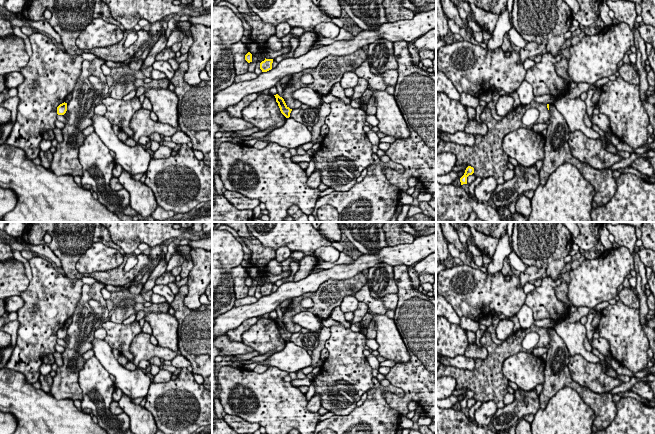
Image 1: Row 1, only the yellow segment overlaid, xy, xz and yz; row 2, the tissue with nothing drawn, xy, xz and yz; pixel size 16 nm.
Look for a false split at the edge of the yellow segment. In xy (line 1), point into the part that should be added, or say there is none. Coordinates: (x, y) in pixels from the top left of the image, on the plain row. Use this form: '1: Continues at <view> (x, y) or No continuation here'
1: No continuation here

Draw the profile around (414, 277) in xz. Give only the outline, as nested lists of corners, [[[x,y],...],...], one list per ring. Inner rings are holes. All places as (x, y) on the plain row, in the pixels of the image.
[[[408,267],[408,274],[409,274],[409,276],[410,276],[410,279],[411,279],[412,283],[413,283],[413,287],[414,287],[415,289],[418,289],[418,287],[419,287],[421,284],[420,284],[419,276],[418,276],[418,274],[415,272],[414,267],[411,267],[411,268]]]

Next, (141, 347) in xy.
[[[141,332],[136,335],[130,345],[130,352],[133,354],[133,364],[138,368],[141,360],[150,360],[152,357],[158,357],[162,360],[172,360],[179,353],[168,348],[154,345],[150,341],[150,334]]]

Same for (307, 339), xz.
[[[302,328],[297,333],[292,333],[290,337],[290,342],[293,342],[297,346],[304,348],[305,350],[315,350],[319,344],[319,333],[316,331],[308,330],[307,328]]]

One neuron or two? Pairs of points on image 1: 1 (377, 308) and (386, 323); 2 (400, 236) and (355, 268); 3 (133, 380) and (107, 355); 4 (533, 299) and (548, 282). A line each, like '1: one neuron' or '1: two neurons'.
1: two neurons
2: two neurons
3: one neuron
4: one neuron

